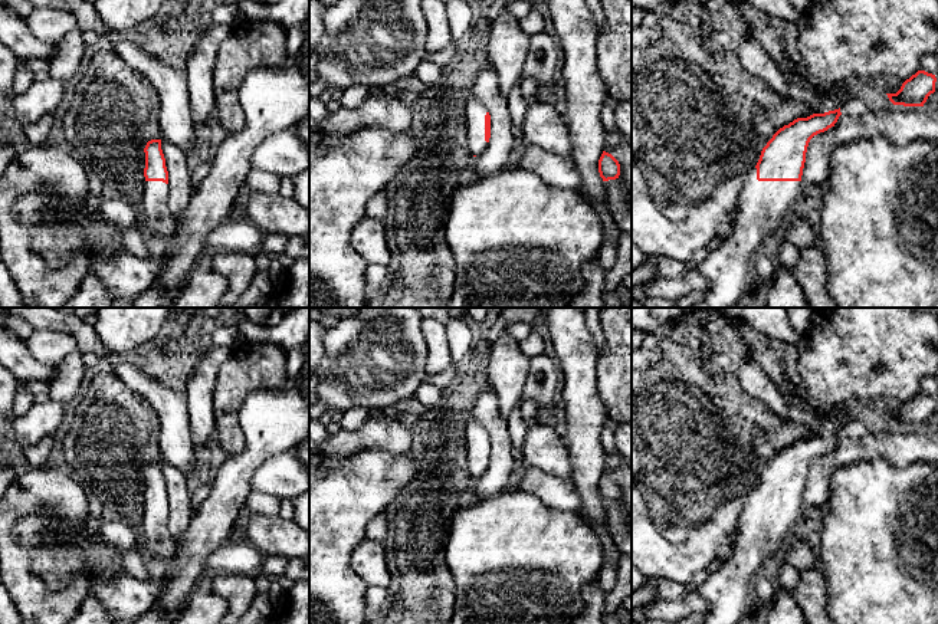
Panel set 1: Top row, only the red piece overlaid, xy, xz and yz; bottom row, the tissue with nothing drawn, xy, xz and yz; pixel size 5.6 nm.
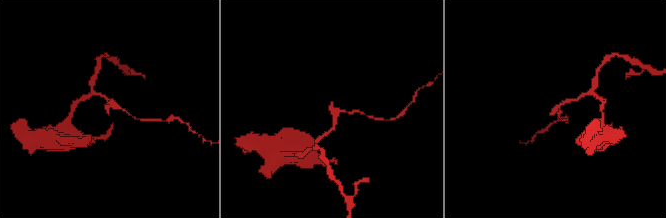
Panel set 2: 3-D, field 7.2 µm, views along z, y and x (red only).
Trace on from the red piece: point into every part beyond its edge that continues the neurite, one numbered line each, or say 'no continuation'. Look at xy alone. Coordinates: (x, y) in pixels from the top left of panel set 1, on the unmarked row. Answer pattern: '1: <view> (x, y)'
1: xy (156, 538)

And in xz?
1: xz (475, 432)

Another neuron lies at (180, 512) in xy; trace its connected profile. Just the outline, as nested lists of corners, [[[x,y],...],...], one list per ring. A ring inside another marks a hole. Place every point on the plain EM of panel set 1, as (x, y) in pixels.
[[[161,463],[161,472],[168,493],[168,531],[177,541],[188,528],[193,509],[191,493],[187,487],[187,476],[168,463]]]

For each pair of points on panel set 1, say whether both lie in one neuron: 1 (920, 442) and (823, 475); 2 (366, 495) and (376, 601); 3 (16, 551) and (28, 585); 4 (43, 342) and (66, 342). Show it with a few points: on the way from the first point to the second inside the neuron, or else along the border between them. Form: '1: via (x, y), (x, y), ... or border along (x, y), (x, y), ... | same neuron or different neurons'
1: via (895, 446), (871, 446), (846, 452) | same neuron
2: border along (367, 585), (366, 608) | different neurons
3: via (16, 560), (16, 574), (19, 577) | same neuron
4: via (49, 342), (61, 342) | same neuron

